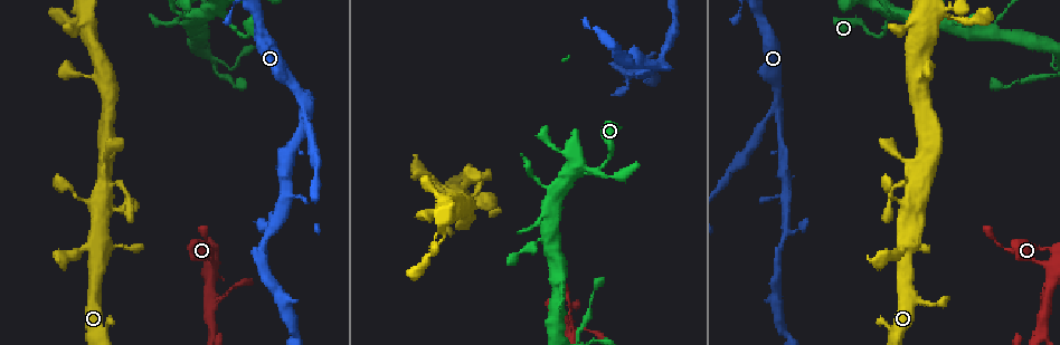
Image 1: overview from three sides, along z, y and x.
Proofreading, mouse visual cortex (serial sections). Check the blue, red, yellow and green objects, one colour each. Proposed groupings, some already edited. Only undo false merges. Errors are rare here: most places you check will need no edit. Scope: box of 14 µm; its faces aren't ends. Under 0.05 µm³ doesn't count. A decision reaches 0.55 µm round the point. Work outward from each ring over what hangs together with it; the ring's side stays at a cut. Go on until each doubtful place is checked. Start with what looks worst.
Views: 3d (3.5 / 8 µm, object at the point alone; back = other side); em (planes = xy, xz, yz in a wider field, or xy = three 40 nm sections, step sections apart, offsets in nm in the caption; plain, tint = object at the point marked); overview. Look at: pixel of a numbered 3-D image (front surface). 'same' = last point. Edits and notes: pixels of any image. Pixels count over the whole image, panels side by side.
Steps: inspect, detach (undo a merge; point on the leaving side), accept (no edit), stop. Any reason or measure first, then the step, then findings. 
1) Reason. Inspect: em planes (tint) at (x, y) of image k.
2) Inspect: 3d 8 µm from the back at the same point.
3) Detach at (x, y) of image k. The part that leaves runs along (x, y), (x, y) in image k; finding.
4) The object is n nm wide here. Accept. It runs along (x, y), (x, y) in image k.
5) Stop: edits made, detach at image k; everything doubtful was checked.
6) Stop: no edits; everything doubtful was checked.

Thin arm on a thick one. Inspect: 3d 3.5 µm at (882, 13) of image 1.

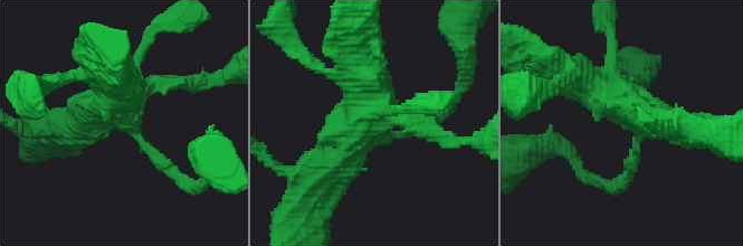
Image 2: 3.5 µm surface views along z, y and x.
Inspect: em xy step 5 (tint) at (367, 130) of image 2.

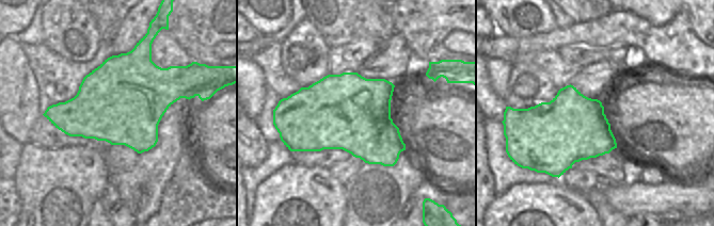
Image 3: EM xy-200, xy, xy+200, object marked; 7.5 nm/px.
The arms are 150, 250, 450, 500 nm wide. Accept. It runs along (170, 172), (112, 111), (64, 124) in image 2; continuous, no second cell.

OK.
Arms part here. Inspect: 3d 3.5 µm at (780, 108) of image 1.

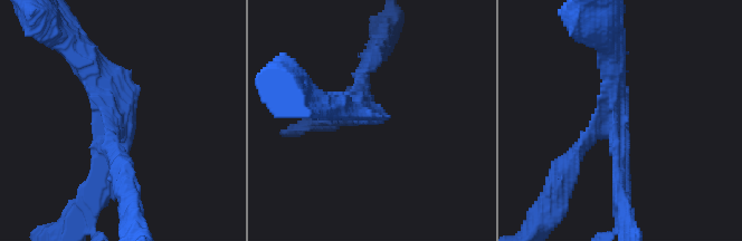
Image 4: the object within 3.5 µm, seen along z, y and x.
3 arms meet here; the arms are 200, 250, 400 nm wide; now the EM. Inspect: em xy step 2 (plain) at (615, 122) of image 4.

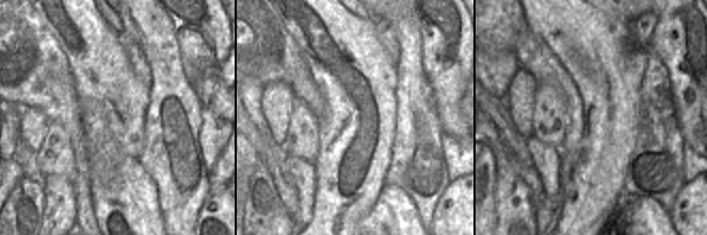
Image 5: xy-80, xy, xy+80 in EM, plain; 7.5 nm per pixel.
Inspect: em xy step 2 (tint) at the same point.

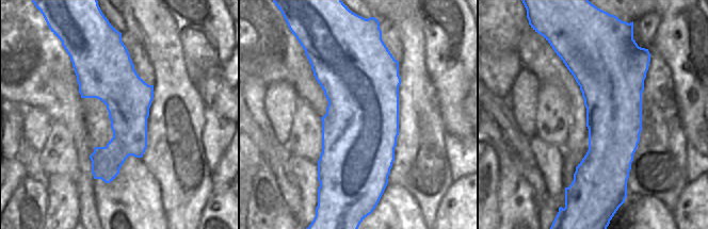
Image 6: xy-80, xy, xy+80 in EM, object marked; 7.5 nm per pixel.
The object is 550 nm wide here. Accept. It runs along (82, 55), (115, 113), (98, 192) in image 4; one cell here.

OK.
Thin neck. Inspect: 3d 3.5 µm at (618, 70) of image 1.

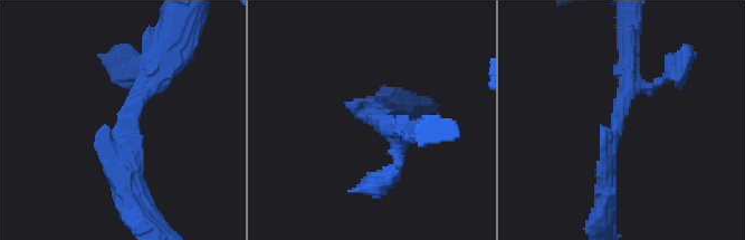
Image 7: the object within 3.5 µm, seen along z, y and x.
The arms are 300, 300 nm wide; need the tissue. Inspect: em xy step 2 (tint) at (614, 135) of image 7.

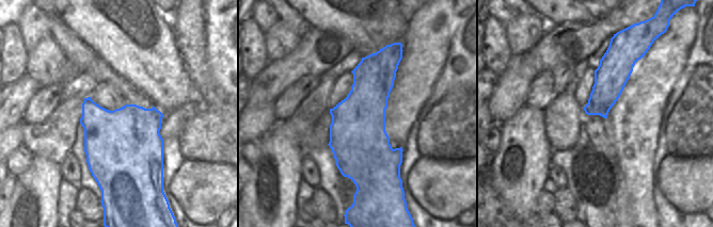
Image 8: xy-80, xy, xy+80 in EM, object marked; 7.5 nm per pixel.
Accept. It runs along (629, 76), (603, 210) in image 7; one cell here.

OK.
Stop: no edits; everything doubtful was checked.

